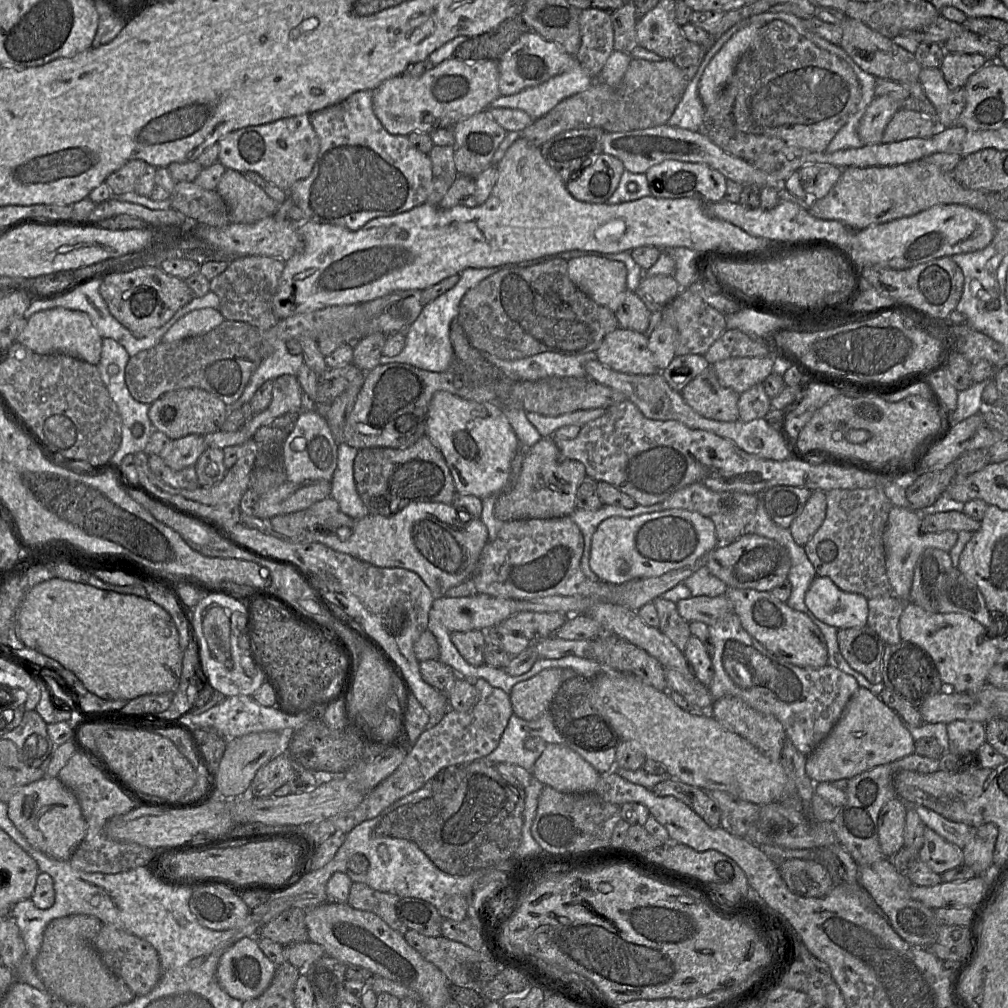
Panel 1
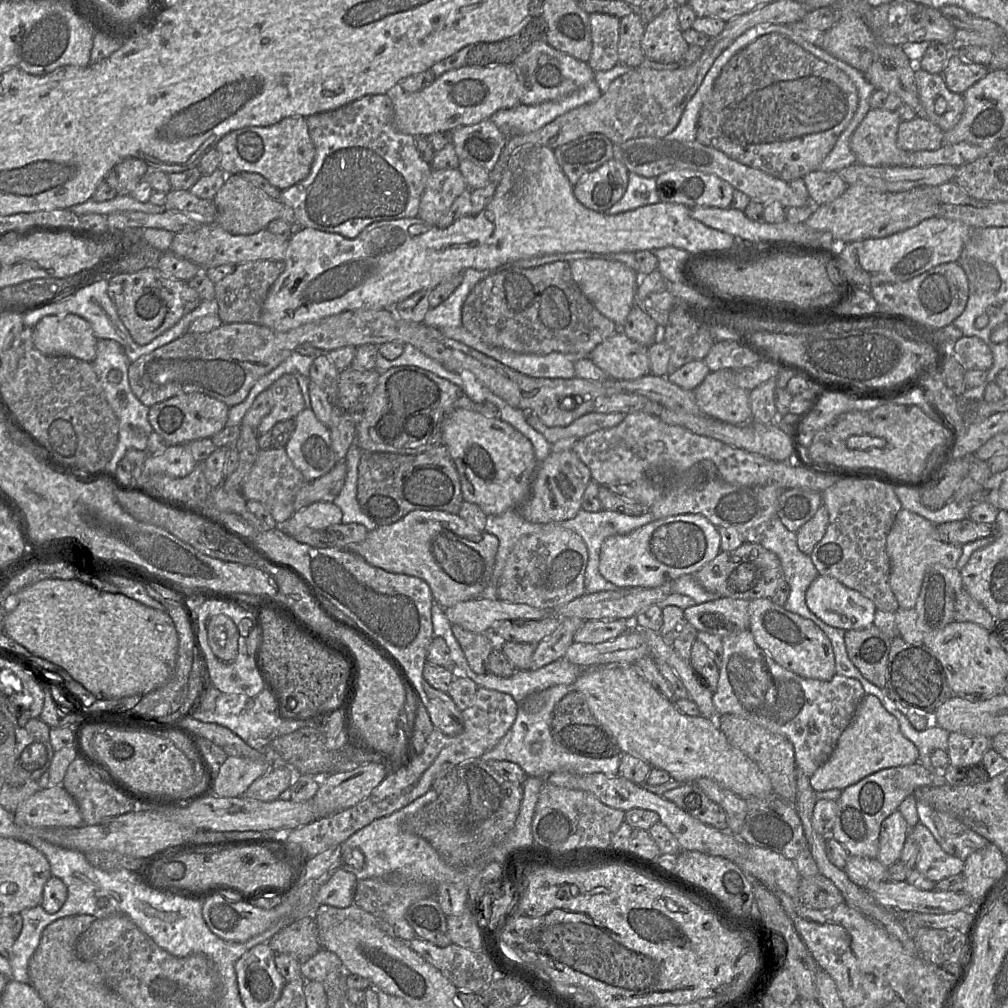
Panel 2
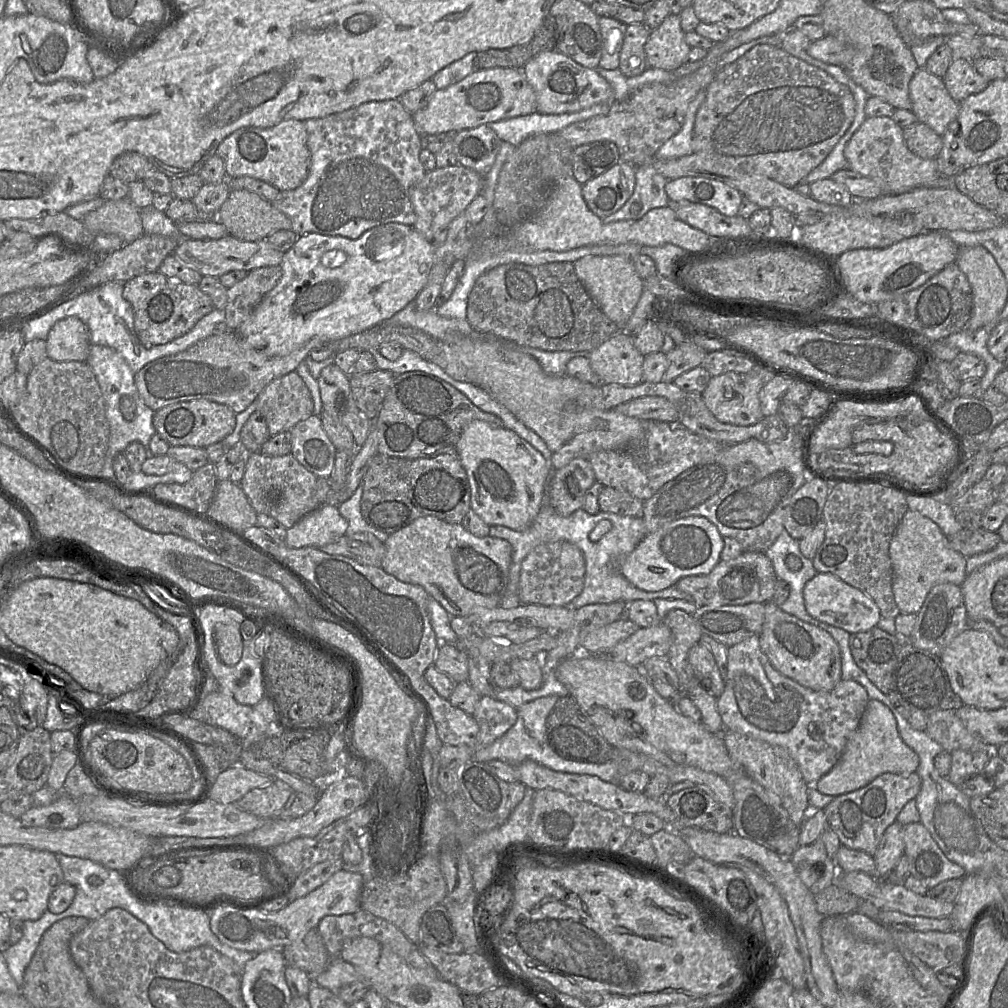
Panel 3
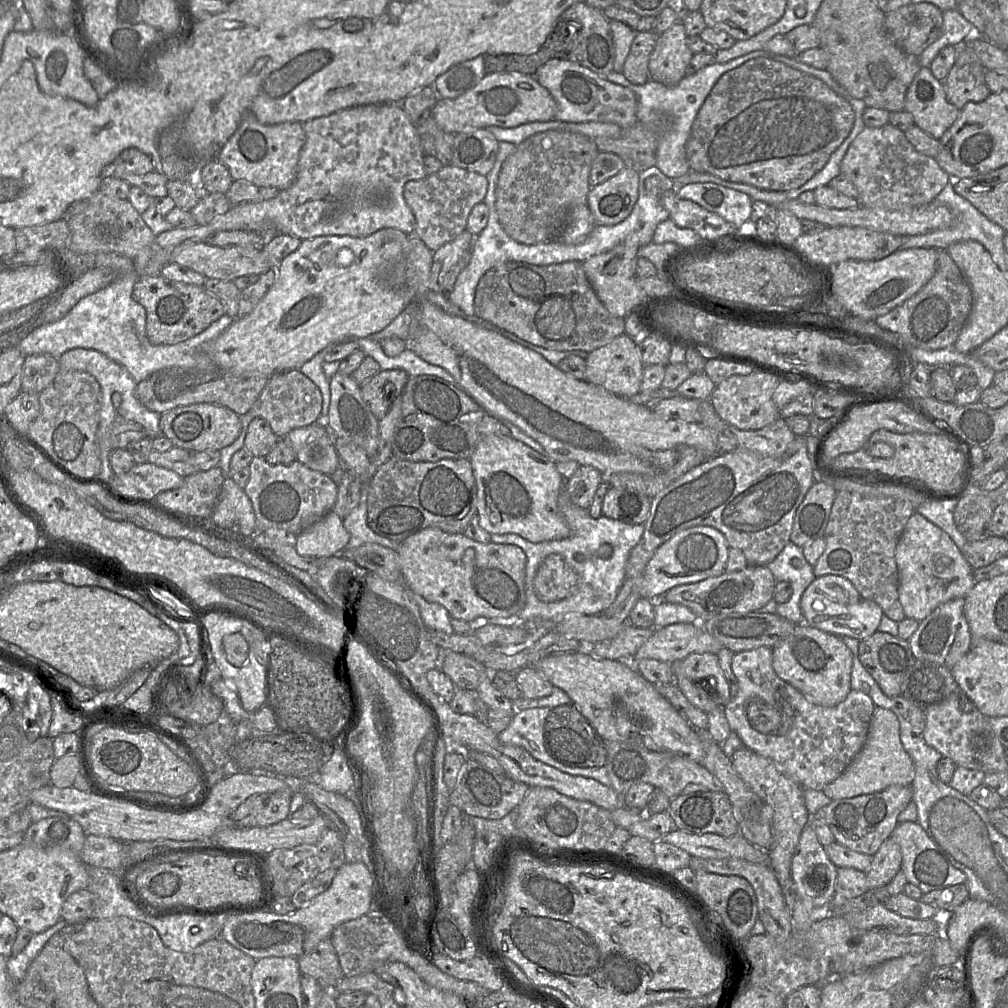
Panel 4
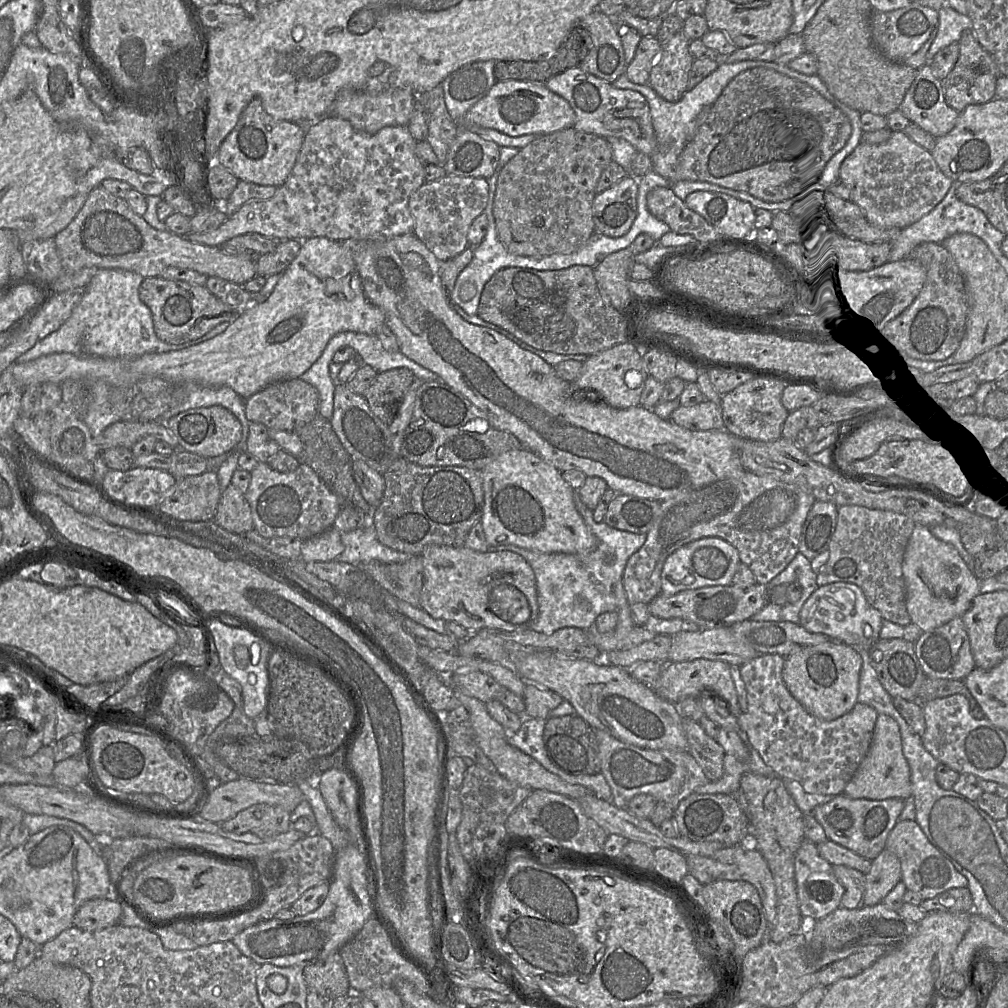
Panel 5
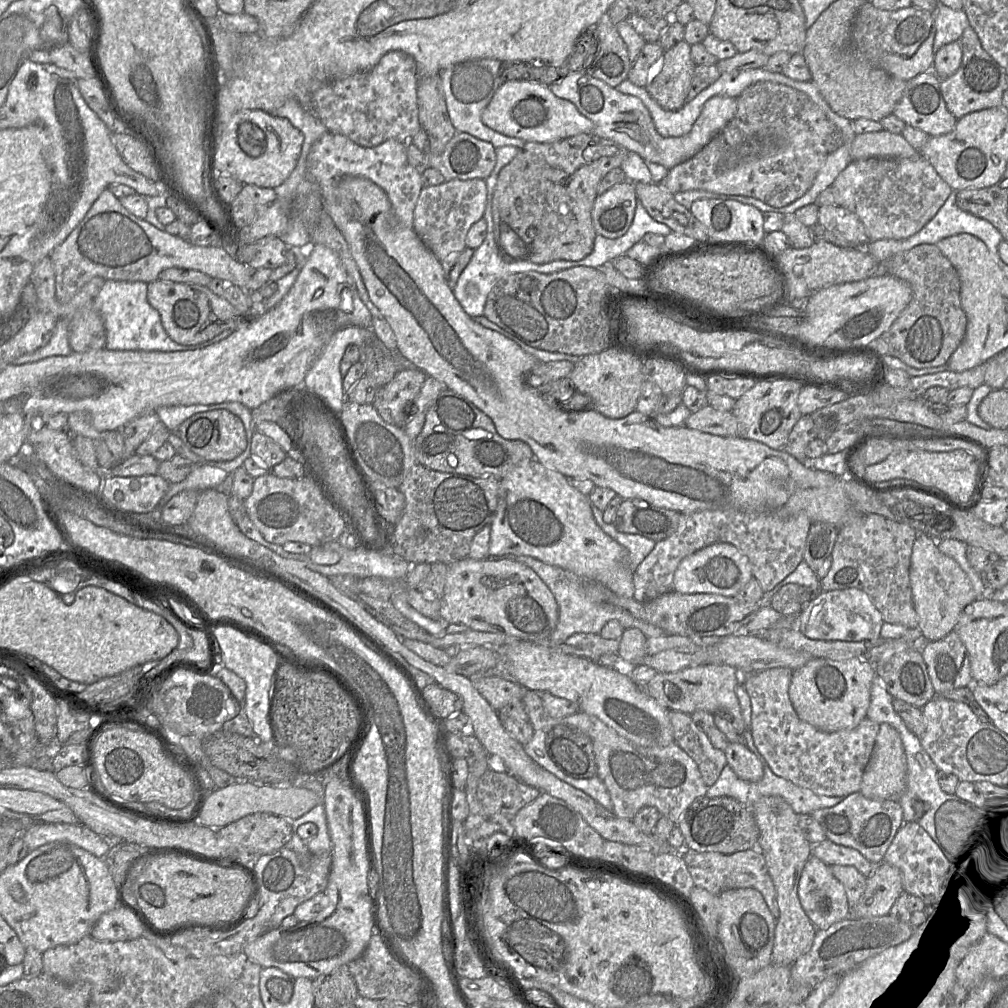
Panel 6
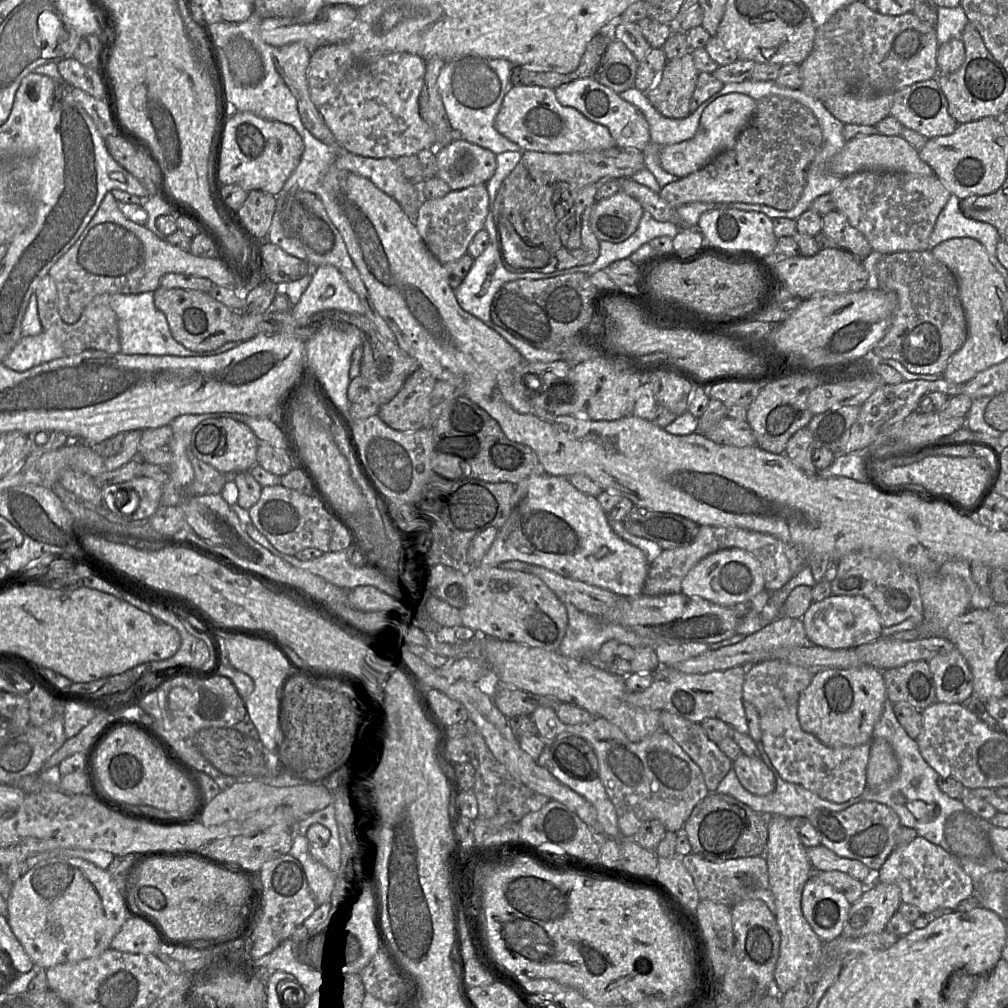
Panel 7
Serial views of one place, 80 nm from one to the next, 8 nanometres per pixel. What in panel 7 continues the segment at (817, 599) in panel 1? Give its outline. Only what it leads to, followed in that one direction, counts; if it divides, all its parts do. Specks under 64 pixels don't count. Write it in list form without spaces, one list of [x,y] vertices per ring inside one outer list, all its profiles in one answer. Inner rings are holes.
[[[830,595],[814,601],[801,617],[805,632],[813,645],[827,649],[848,649],[872,642],[881,636],[880,616],[873,604],[860,595]]]

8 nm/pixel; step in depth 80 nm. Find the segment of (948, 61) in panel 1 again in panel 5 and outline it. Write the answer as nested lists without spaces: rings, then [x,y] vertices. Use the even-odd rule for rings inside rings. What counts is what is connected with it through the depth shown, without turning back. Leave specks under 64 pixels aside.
[[[973,30],[962,33],[959,48],[959,58],[941,84],[946,103],[961,113],[968,105],[984,104],[995,98],[996,81],[1001,73],[996,61],[978,42]]]

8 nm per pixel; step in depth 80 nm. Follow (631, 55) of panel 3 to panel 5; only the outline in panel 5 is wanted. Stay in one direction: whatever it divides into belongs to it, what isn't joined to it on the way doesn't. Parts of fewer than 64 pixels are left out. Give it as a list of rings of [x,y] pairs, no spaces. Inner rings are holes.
[[[642,37],[633,60],[627,65],[625,75],[635,84],[646,85],[649,82],[650,70],[662,50],[657,37]]]

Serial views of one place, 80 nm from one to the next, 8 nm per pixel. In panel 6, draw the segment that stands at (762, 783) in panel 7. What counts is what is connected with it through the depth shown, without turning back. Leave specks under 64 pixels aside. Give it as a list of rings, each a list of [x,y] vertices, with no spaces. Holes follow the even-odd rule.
[[[729,742],[724,750],[727,763],[741,780],[759,782],[763,777],[763,766],[756,755],[742,743]]]

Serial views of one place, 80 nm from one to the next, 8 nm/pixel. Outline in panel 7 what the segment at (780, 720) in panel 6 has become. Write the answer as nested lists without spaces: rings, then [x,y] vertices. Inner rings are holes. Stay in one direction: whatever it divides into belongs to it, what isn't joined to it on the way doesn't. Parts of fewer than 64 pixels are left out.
[[[791,697],[784,707],[767,710],[764,714],[757,708],[757,712],[760,721],[761,744],[783,780],[801,785],[821,798],[835,803],[847,802],[850,799],[861,796],[865,792],[867,789],[866,770],[871,741],[854,747],[831,748],[824,745],[815,736],[802,729],[797,716],[797,701],[792,701]]]

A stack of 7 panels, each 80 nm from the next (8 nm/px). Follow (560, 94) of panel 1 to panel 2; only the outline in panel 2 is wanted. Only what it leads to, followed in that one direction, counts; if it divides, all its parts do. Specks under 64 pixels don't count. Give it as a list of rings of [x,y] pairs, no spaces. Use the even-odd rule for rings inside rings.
[[[591,81],[568,96],[537,105],[519,104],[501,109],[489,119],[507,138],[512,138],[535,132],[566,112],[597,101],[602,94],[596,82]]]

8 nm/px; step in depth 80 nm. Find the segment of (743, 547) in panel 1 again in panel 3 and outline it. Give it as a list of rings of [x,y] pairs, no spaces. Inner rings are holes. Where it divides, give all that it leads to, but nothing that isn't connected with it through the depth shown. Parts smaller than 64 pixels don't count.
[[[743,551],[731,560],[720,560],[708,573],[680,579],[676,587],[693,598],[697,607],[765,604],[772,600],[779,579],[765,553]]]

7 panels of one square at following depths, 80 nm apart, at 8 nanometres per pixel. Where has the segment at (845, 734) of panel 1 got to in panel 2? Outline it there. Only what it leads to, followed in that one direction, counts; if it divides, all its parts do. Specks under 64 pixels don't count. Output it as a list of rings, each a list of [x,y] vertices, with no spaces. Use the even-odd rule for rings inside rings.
[[[865,694],[830,758],[809,779],[815,792],[844,790],[879,770],[911,765],[918,760],[918,749],[902,735],[895,716],[888,712],[876,696]]]

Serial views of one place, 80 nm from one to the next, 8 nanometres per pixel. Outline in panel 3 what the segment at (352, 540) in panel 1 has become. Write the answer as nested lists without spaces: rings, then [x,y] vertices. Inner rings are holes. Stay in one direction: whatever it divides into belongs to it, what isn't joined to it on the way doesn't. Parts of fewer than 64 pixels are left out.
[[[425,516],[389,535],[383,544],[386,551],[381,568],[399,581],[422,586],[451,617],[466,617],[482,607],[513,608],[520,605],[509,574],[512,546],[506,540],[491,535],[477,537],[467,531],[462,523],[453,524],[433,516]]]

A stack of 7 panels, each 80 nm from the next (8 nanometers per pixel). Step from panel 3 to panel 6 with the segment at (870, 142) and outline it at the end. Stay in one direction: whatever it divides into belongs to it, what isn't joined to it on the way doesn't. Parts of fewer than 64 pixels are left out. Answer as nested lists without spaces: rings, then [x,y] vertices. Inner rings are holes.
[[[921,154],[916,158],[852,160],[832,187],[836,205],[848,209],[860,219],[870,241],[905,239],[914,235],[936,215],[952,191]]]

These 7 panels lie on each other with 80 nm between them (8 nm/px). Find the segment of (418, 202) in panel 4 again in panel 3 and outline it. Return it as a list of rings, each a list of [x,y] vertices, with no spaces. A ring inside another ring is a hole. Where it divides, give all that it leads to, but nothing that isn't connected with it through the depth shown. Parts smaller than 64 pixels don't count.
[[[459,164],[444,168],[435,168],[427,172],[425,177],[413,185],[409,191],[409,197],[416,213],[414,227],[426,239],[440,245],[447,238],[447,228],[450,223],[463,214],[472,200],[482,191],[483,177],[473,170]]]

